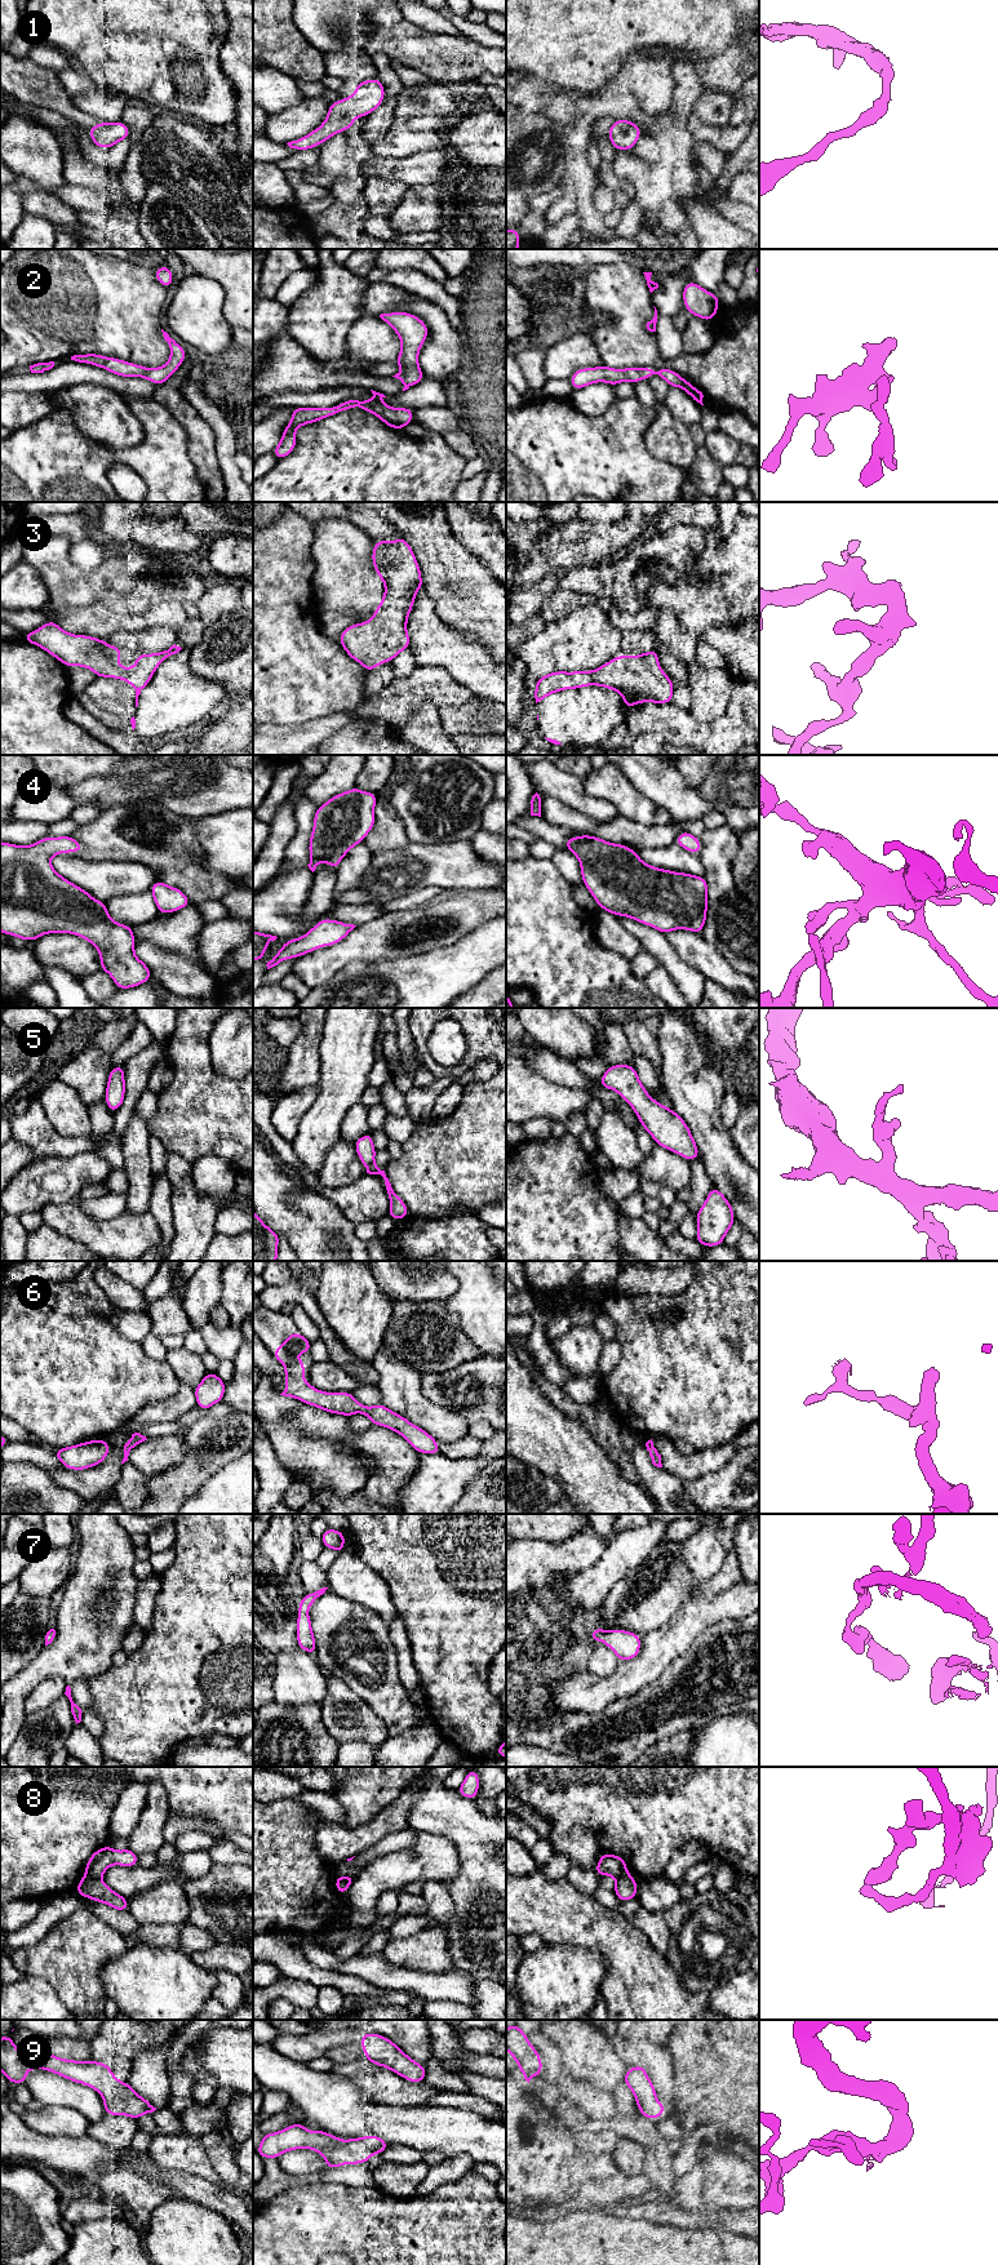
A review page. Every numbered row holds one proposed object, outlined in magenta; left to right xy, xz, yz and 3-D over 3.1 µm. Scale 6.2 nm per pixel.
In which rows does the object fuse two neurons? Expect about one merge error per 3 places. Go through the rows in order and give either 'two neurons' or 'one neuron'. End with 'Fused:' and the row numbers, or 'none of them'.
1: one neuron
2: one neuron
3: one neuron
4: one neuron
5: one neuron
6: one neuron
7: one neuron
8: two neurons
9: one neuron
Fused: 8

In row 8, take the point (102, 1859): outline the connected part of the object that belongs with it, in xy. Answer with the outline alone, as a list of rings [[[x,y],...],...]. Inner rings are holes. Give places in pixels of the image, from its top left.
[[[110,1846],[102,1847],[87,1861],[85,1875],[101,1879],[111,1865],[133,1867],[138,1865],[138,1856],[130,1848],[116,1851]]]

